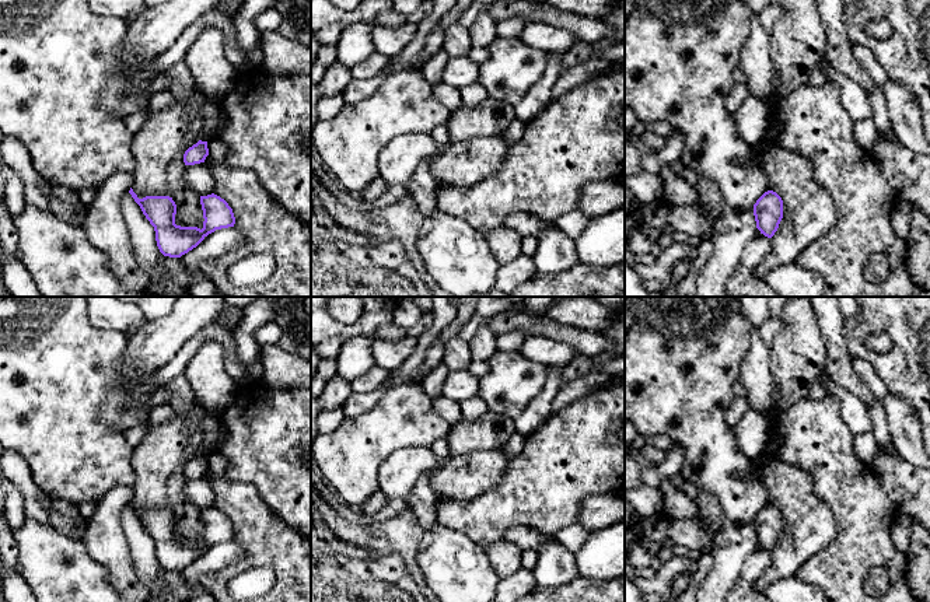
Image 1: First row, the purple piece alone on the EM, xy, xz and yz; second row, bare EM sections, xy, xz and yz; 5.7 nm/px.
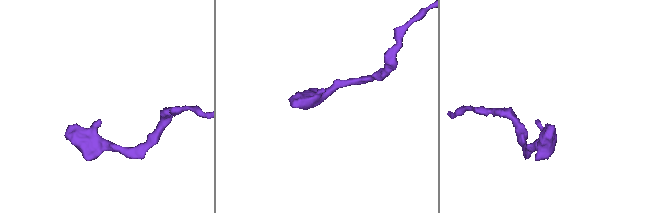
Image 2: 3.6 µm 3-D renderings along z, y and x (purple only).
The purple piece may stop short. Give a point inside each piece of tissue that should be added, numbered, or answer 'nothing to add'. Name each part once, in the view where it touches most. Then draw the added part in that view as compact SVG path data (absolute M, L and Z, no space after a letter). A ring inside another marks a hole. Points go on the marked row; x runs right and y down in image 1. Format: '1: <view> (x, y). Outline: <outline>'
nothing to add

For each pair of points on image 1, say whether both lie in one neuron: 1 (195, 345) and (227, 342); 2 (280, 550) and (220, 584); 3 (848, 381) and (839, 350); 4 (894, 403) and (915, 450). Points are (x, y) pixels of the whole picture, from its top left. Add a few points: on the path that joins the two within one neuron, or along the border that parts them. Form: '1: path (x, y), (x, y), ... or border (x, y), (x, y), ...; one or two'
1: path (203, 336), (219, 335); one
2: path (265, 550), (259, 550), (234, 569); one
3: path (843, 374), (839, 368), (839, 357); one
4: path (899, 415), (911, 438); one

